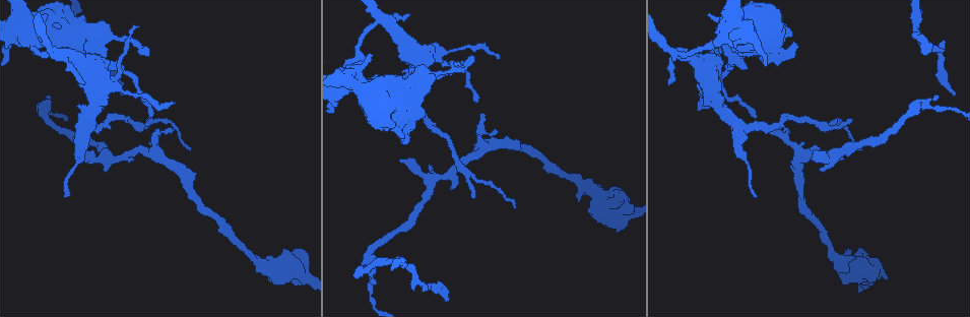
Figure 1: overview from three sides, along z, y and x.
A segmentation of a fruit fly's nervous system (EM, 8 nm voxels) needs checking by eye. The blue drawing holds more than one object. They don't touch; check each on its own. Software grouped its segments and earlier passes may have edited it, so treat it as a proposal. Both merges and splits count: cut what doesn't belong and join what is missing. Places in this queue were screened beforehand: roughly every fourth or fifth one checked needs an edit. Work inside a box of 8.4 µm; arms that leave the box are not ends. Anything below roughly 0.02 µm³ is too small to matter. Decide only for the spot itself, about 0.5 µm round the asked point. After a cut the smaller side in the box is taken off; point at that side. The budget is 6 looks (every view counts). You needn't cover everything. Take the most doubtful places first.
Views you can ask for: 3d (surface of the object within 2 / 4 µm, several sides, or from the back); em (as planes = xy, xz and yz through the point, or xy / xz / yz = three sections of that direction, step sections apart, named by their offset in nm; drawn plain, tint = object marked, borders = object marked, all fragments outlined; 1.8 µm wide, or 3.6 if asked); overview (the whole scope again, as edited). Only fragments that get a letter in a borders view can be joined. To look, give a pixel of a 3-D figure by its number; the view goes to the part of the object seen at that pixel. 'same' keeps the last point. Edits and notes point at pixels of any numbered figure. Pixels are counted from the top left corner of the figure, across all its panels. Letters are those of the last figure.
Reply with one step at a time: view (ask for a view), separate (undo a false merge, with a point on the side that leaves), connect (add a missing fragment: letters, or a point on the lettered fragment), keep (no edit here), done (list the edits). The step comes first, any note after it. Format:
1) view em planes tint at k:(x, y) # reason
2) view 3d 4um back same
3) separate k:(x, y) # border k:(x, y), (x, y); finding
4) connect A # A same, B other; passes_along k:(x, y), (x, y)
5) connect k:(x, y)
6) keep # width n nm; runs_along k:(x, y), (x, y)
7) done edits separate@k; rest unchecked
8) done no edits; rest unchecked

view 3d 2um at 1:(399, 158) # branch stops here

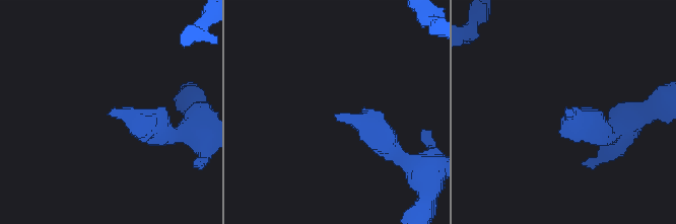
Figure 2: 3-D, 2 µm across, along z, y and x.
view em planes tint at 2:(114, 109)

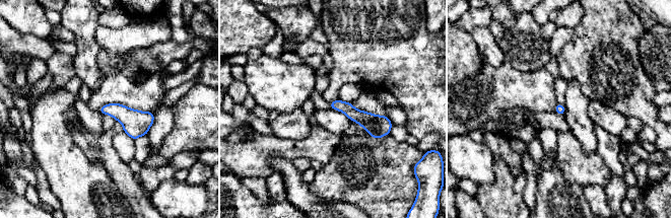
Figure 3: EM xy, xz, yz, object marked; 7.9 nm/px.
view em planes borders same

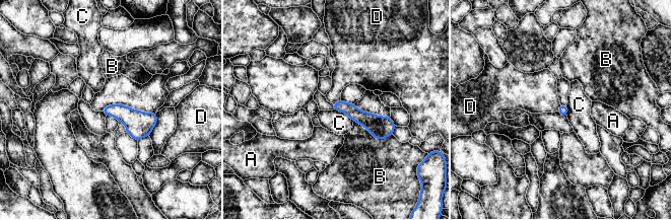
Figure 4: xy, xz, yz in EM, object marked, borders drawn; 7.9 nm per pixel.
keep # A other, B other, C other, D other; runs_along 4:(335, 105), (347, 107), (391, 131); no lettered fragment goes on from it

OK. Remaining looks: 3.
view em 3.6um planes plain at 1:(735, 16) # sudden change in width

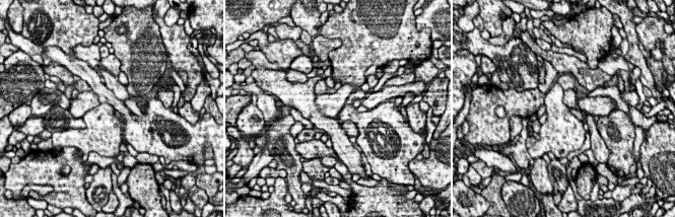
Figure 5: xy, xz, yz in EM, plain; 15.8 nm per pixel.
view em 3.6um planes borders same # see the neighbours

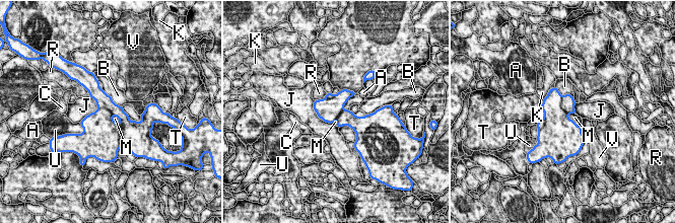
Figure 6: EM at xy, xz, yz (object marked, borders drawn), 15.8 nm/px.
separate 6:(106, 136) # A other, B other, C other, J other, K other, M other, R other, T other, U other, V other; two neurons meet here

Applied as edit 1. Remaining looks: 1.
done edits separate@6; rest unchecked

